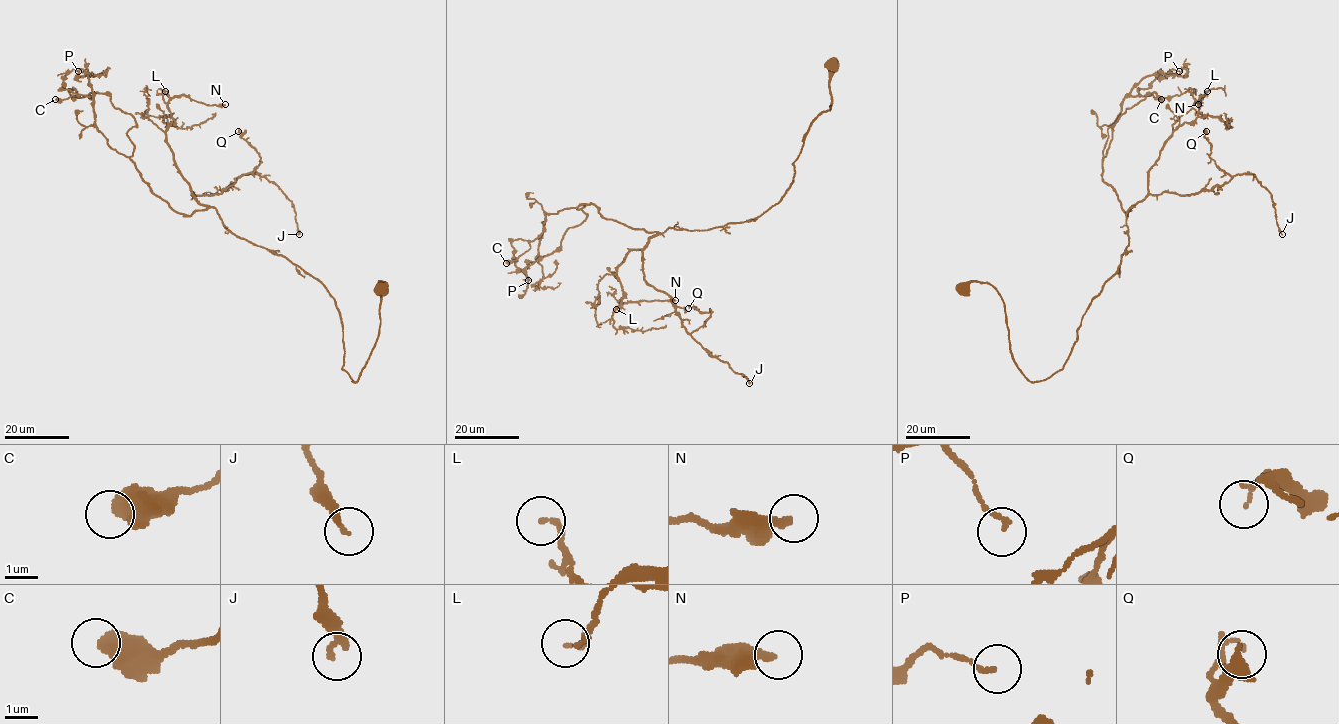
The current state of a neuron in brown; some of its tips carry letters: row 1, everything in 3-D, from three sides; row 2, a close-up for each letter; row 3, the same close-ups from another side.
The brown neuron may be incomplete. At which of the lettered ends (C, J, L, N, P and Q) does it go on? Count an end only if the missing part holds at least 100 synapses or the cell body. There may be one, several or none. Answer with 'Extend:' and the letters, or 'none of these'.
Extend: none of these

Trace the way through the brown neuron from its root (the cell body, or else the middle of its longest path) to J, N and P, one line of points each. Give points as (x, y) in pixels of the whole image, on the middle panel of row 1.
J: (834, 63), (831, 107), (777, 203), (669, 227), (642, 251), (643, 278), (686, 331), (749, 383)
N: (834, 63), (831, 107), (812, 121), (777, 203), (745, 222), (669, 227), (617, 267), (618, 302), (675, 300)
P: (834, 63), (831, 107), (760, 215), (657, 233), (592, 203), (563, 209), (511, 243), (528, 280)

